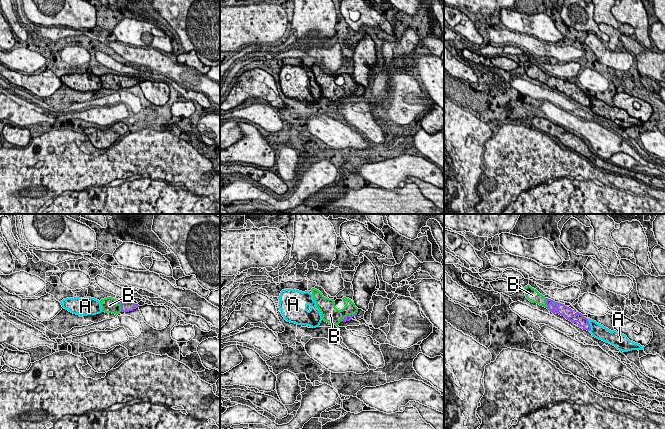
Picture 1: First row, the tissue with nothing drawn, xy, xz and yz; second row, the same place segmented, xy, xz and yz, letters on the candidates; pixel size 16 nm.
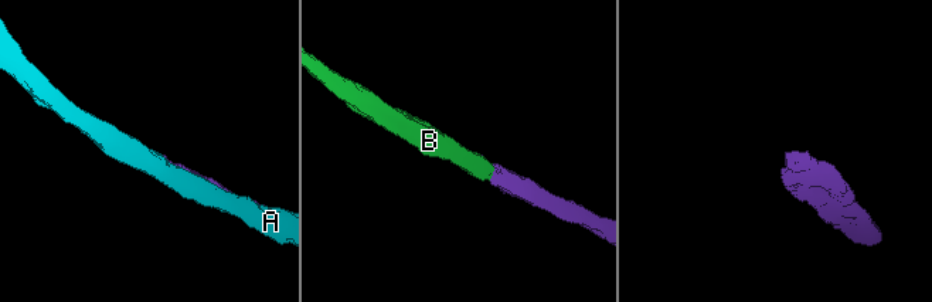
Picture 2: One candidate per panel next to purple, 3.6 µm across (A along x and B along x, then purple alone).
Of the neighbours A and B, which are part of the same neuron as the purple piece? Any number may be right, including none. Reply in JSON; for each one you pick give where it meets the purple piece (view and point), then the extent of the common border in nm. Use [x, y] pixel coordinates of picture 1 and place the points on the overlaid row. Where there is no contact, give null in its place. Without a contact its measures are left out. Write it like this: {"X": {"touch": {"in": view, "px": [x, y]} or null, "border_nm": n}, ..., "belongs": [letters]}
{"B": {"touch": {"in": "xz", "px": [347, 315]}, "border_nm": 320}, "belongs": ["B"]}

